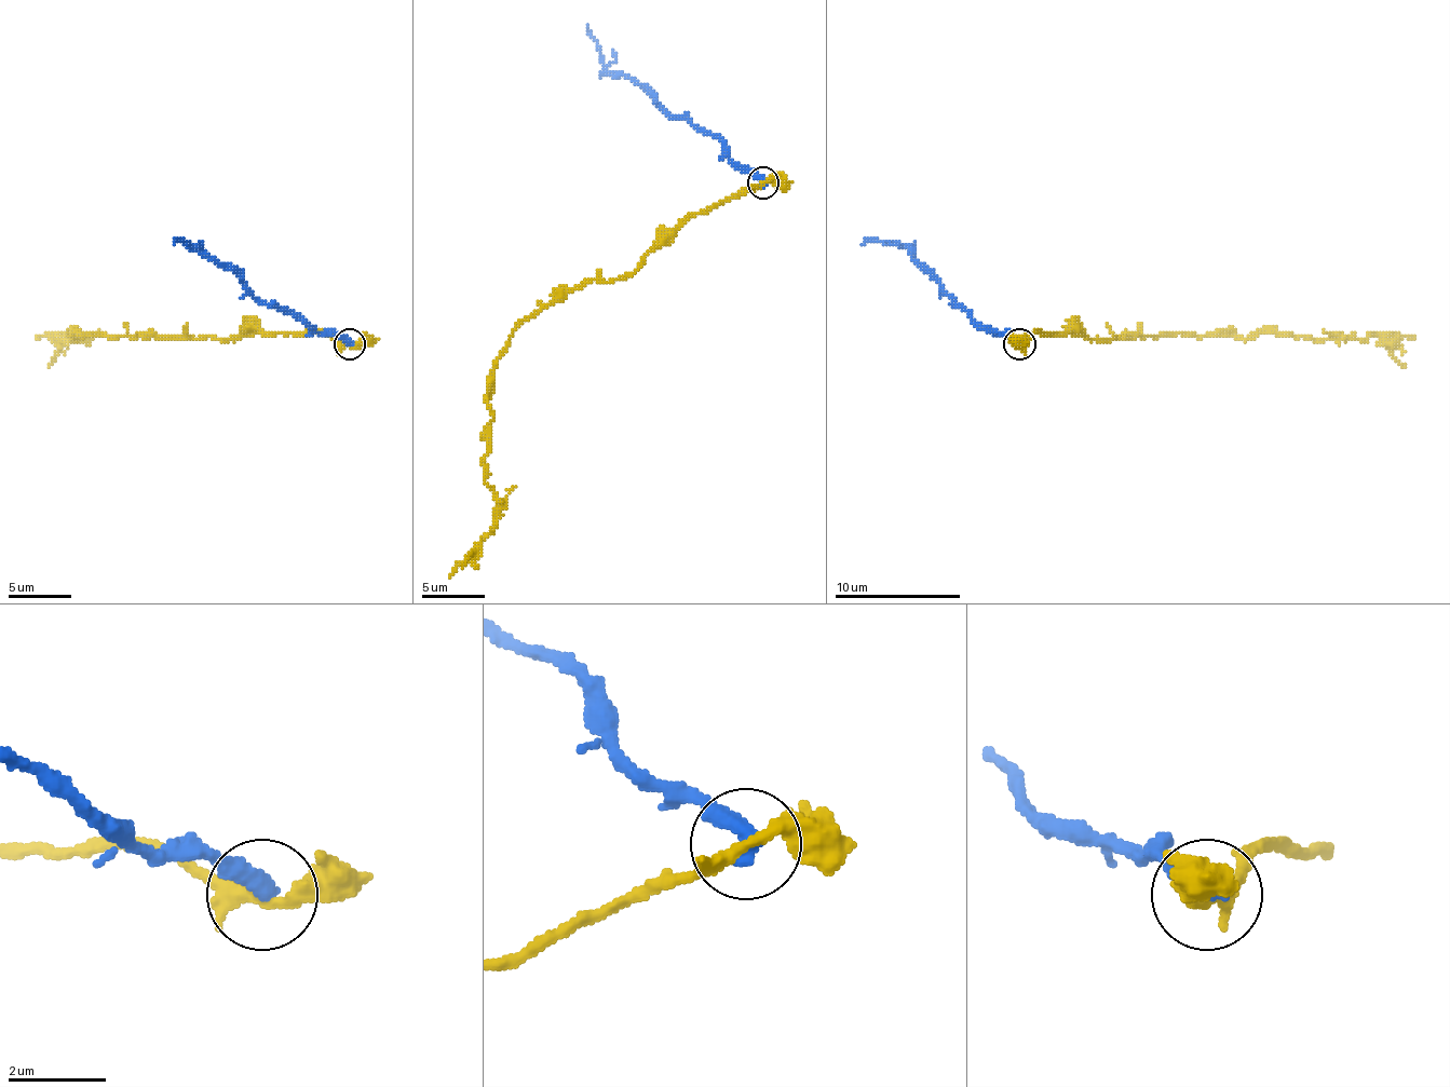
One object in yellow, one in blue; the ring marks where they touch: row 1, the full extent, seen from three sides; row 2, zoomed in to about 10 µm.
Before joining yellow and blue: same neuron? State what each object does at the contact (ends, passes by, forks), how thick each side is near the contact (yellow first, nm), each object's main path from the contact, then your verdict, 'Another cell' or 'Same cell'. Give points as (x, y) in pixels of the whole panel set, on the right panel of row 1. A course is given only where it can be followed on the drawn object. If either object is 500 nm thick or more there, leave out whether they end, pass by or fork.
At the ring yellow forks. At the ring blue ends. Thickness 240 nm (yellow) against 440 nm. Course of yellow: (1018, 345), (1034, 333), (1110, 339), (1169, 333), (1229, 336), (1288, 333), (1320, 339), (1414, 339). Course of blue: (1018, 345), (975, 320), (956, 304), (903, 244), (862, 244). Another cell

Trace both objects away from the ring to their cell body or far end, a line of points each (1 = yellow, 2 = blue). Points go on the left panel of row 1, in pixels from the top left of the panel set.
1: (350, 345), (322, 333), (218, 339), (77, 333), (70, 339), (83, 339), (36, 339)
2: (350, 345), (322, 336), (302, 320), (271, 304), (262, 304), (228, 267), (199, 254), (190, 244), (174, 244)

